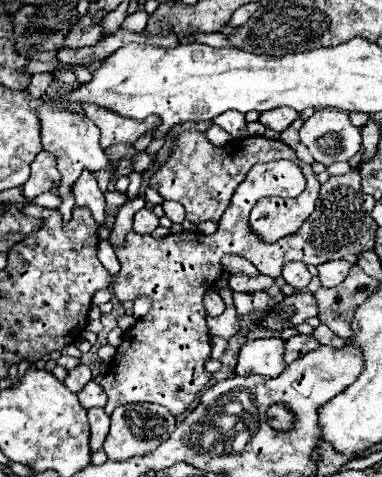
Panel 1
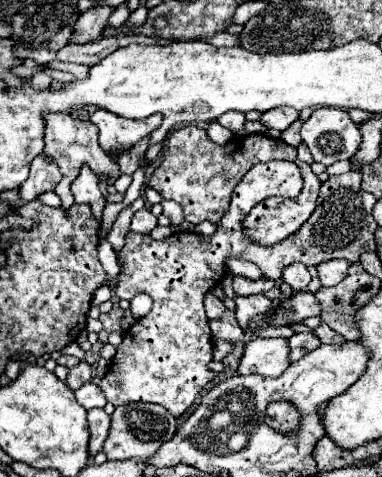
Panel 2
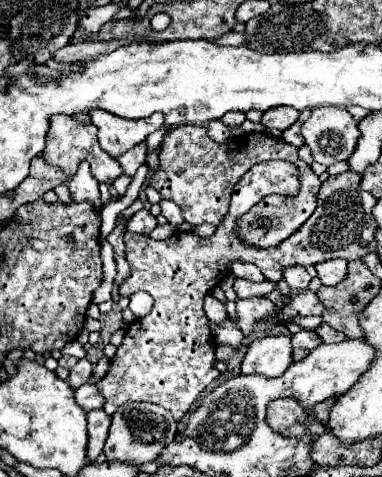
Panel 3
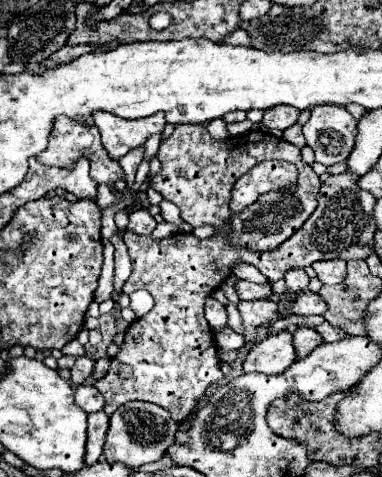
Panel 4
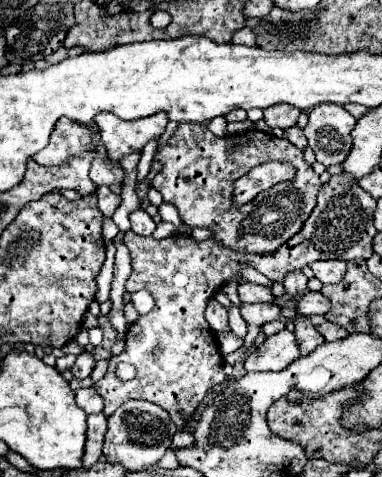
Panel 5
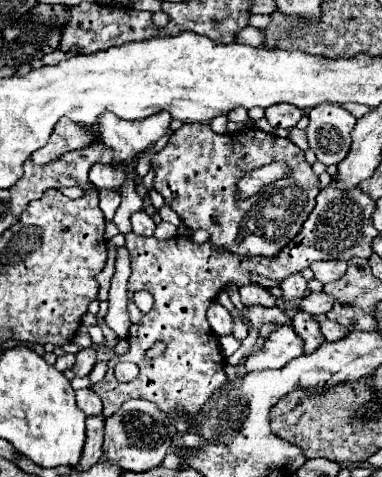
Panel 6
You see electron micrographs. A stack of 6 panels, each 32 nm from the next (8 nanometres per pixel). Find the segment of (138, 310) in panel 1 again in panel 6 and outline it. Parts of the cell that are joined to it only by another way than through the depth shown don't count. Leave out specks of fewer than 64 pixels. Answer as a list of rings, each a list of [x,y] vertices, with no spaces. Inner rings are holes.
[[[145,290],[136,292],[133,296],[132,301],[137,306],[137,308],[144,314],[150,311],[154,302],[152,295],[149,292],[146,292]]]

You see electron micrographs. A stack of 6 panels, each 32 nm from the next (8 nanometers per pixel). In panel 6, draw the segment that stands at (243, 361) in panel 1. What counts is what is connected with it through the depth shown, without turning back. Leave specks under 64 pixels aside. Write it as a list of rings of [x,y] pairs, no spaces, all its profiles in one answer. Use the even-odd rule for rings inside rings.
[[[284,324],[276,328],[264,348],[250,356],[246,360],[246,370],[266,370],[266,368],[282,368],[292,358],[298,358],[304,354],[304,342],[296,334],[296,330],[290,324]]]

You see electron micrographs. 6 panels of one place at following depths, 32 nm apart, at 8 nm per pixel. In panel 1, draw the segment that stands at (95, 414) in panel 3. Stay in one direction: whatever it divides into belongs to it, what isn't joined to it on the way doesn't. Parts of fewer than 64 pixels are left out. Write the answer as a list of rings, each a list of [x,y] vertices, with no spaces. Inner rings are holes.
[[[90,408],[88,422],[90,422],[90,450],[94,454],[94,452],[102,450],[102,444],[108,436],[110,416],[104,412],[104,408]]]

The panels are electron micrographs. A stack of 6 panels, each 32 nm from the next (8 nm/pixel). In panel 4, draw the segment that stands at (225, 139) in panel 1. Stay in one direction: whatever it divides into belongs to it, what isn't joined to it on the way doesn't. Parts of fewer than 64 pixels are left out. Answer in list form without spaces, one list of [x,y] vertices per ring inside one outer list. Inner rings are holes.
[[[220,118],[220,120],[212,120],[208,126],[208,132],[212,134],[212,138],[216,138],[216,140],[224,140],[224,138],[228,138],[228,130],[226,130],[226,122]]]

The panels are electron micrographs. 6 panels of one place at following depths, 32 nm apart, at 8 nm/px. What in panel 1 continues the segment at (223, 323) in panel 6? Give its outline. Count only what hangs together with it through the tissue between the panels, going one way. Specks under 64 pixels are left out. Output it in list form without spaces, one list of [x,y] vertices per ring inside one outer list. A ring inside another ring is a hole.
[[[208,290],[208,292],[206,292],[206,296],[204,296],[204,306],[206,306],[206,314],[212,316],[212,318],[220,316],[220,314],[224,312],[224,308],[226,308],[226,304],[224,304],[222,298],[220,298],[220,294],[216,294],[214,290]]]

